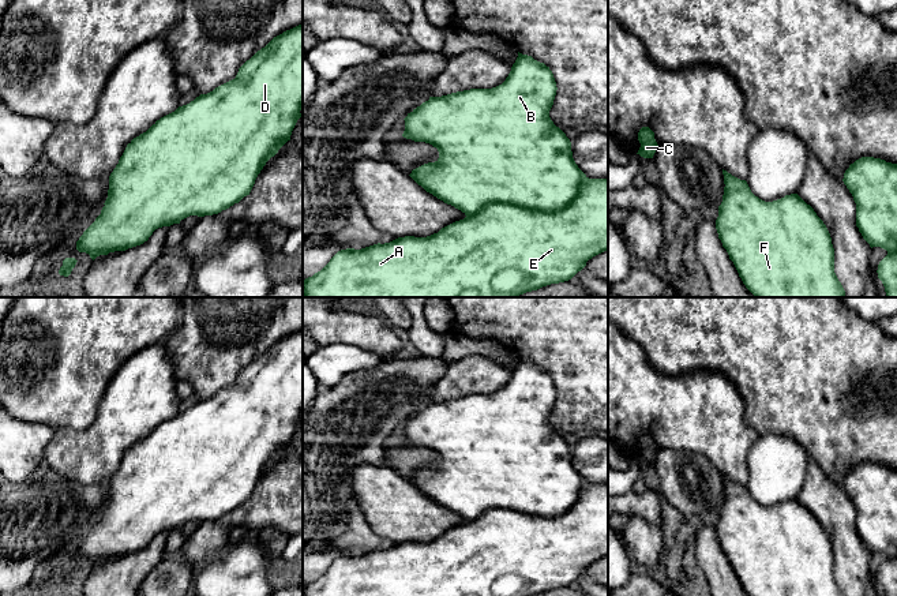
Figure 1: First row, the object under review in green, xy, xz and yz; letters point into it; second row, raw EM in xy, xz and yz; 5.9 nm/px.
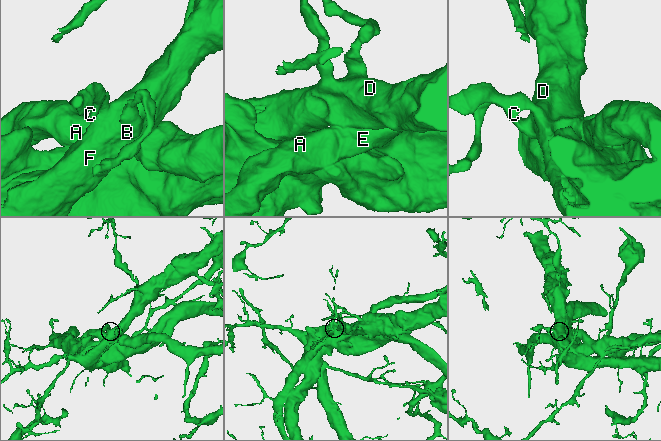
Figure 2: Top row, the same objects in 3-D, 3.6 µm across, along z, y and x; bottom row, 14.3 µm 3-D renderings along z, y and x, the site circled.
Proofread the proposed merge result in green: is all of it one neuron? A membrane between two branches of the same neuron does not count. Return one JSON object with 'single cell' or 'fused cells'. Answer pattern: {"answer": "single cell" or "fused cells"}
{"answer": "single cell"}

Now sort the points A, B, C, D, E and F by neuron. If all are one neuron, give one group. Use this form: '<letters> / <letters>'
A B C D E F

